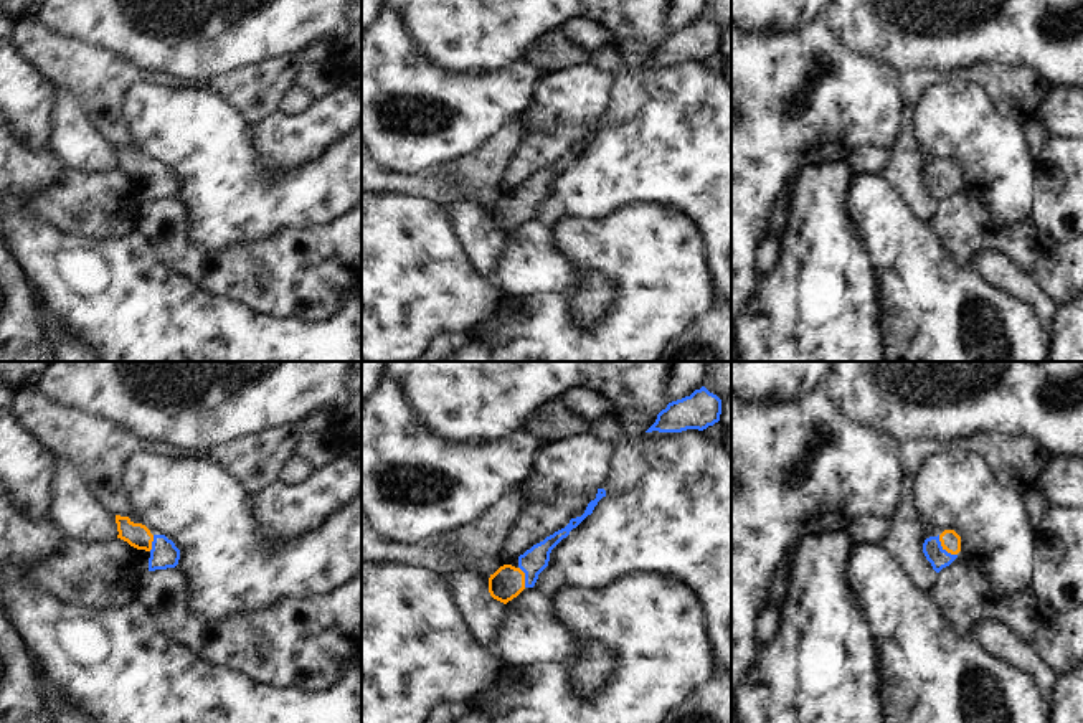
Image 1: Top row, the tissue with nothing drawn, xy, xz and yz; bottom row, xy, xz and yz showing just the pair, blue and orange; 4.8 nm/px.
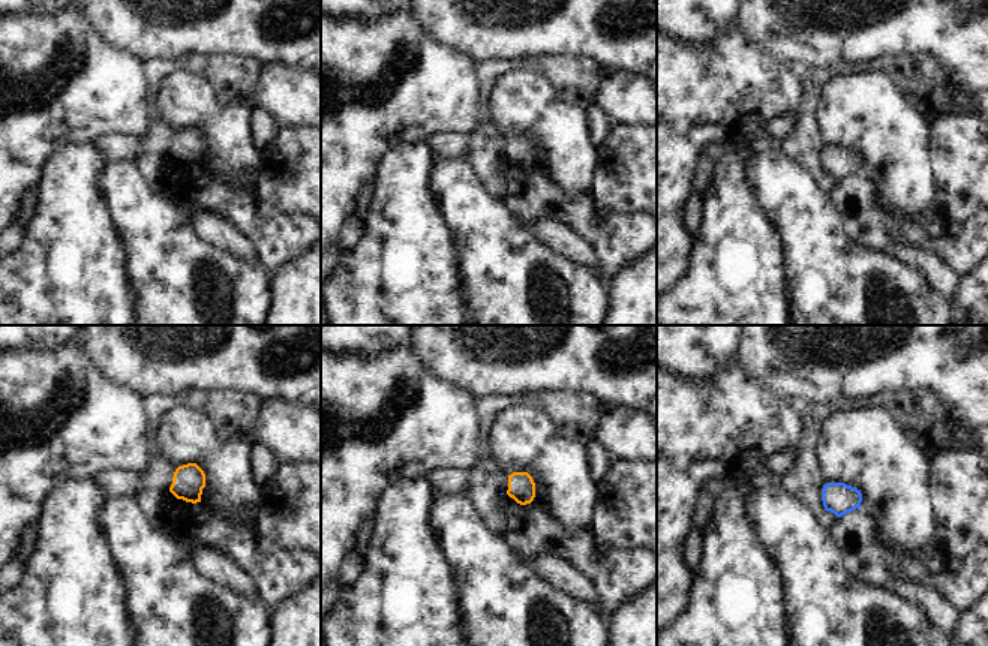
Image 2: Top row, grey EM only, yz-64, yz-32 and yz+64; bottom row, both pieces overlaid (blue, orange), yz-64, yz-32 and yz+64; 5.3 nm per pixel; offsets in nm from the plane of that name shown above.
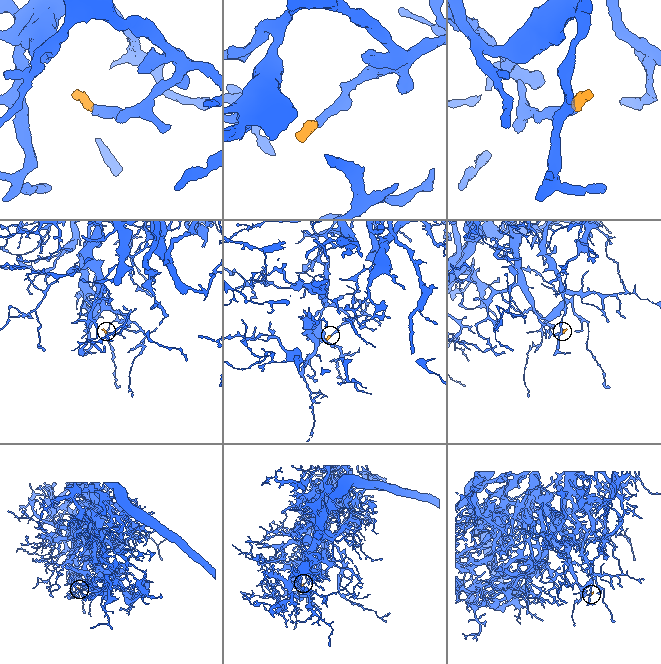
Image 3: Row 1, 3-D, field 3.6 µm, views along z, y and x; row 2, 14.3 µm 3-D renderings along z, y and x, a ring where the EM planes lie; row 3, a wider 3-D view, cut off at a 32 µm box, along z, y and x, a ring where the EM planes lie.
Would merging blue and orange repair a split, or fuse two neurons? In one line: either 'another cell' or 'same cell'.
same cell

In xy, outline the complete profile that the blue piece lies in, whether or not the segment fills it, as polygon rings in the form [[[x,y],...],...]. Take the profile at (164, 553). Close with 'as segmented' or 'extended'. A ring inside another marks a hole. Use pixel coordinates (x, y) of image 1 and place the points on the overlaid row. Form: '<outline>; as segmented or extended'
[[[116,515],[116,523],[117,538],[150,553],[149,571],[175,568],[178,565],[180,550],[165,535],[152,535],[145,525],[134,523],[129,517]]]; extended

